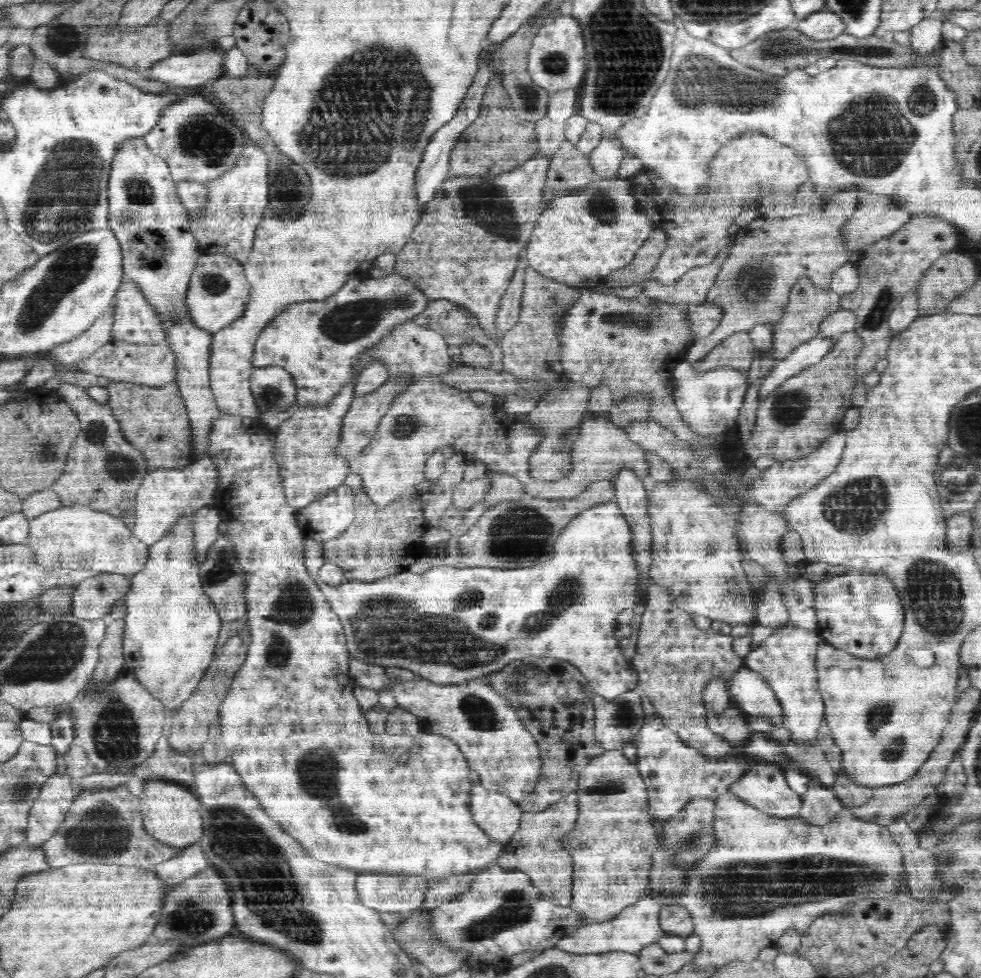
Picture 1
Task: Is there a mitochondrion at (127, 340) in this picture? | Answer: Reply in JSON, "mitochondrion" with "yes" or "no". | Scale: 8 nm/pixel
{"mitochondrion":"no"}

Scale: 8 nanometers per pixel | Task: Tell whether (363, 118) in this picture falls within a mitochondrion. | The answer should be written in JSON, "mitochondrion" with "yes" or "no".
{"mitochondrion":"yes"}

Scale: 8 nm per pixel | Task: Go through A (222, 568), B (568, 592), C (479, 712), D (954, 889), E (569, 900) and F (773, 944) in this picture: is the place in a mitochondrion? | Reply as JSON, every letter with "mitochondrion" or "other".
{"A":"mitochondrion","B":"mitochondrion","C":"mitochondrion","D":"other","E":"other","F":"other"}

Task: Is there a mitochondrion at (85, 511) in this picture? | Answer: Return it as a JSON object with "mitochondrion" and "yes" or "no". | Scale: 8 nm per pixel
{"mitochondrion":"no"}

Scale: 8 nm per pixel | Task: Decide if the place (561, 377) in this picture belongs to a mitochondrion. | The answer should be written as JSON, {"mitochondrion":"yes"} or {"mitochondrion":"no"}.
{"mitochondrion":"no"}

